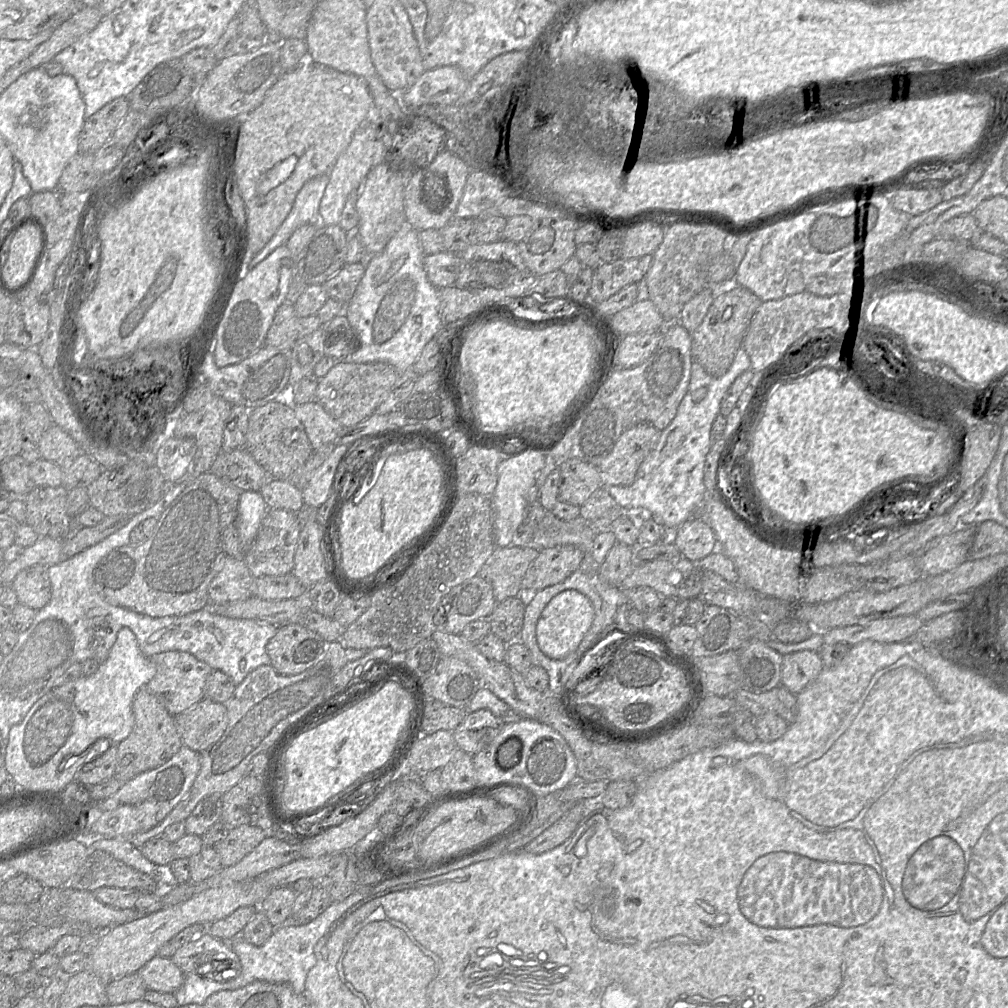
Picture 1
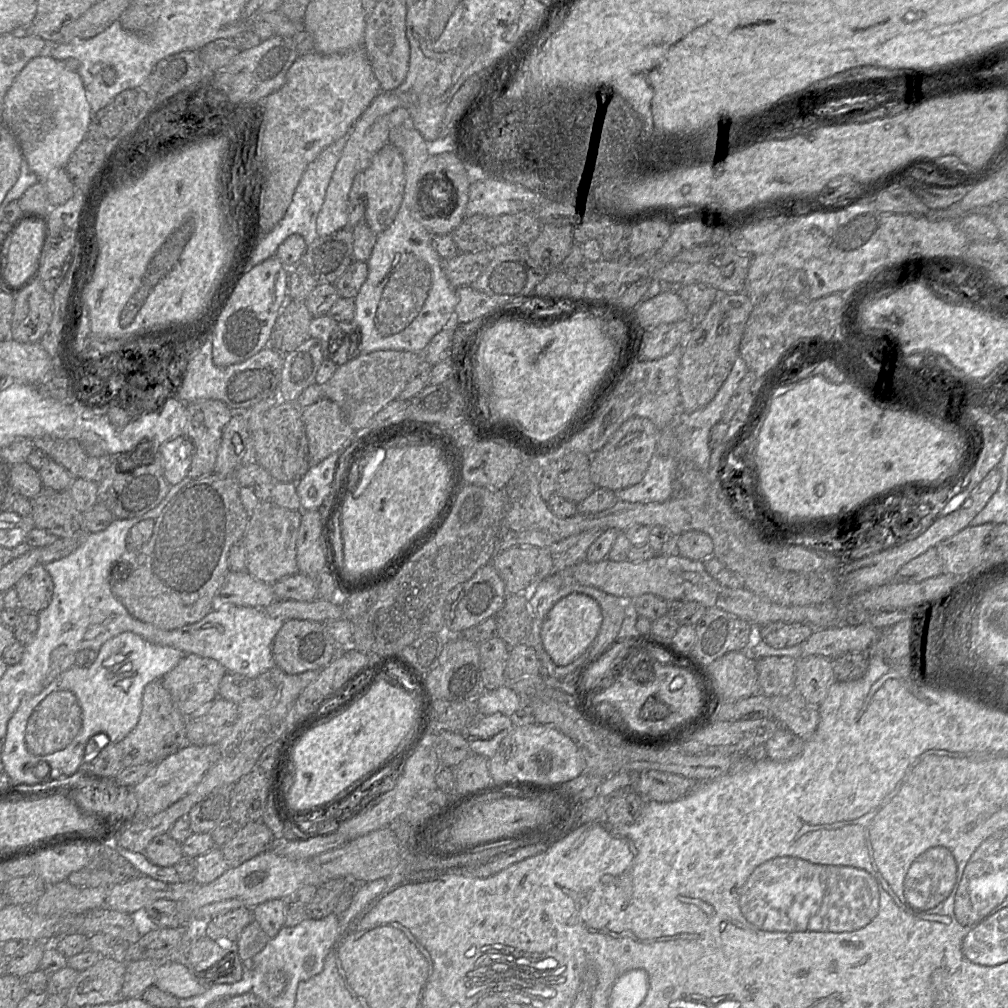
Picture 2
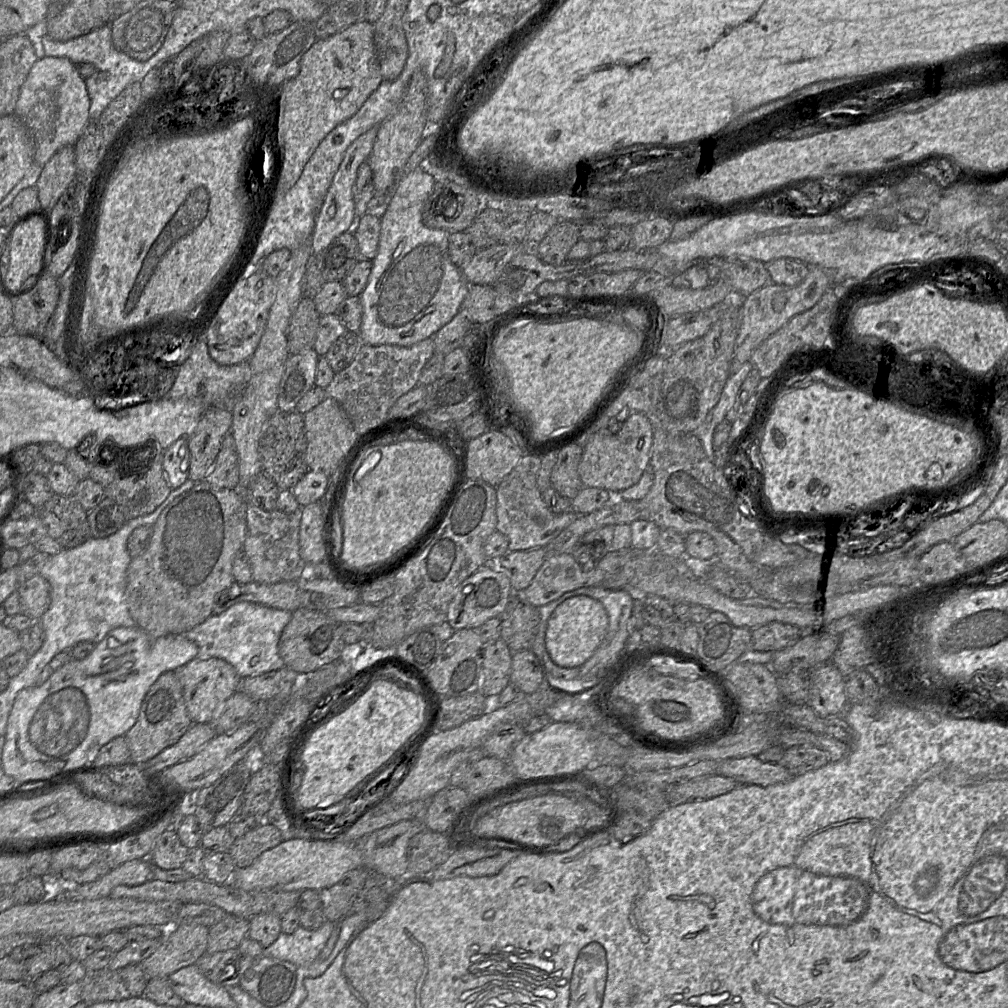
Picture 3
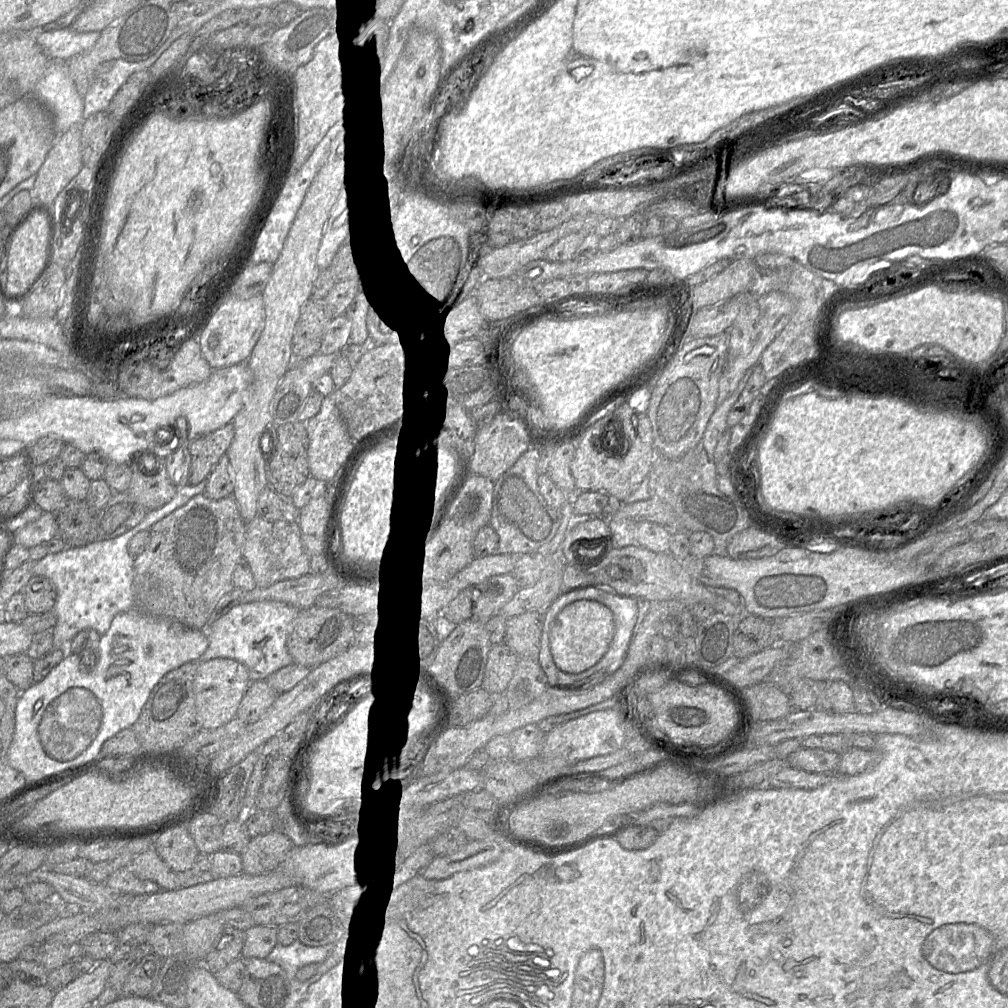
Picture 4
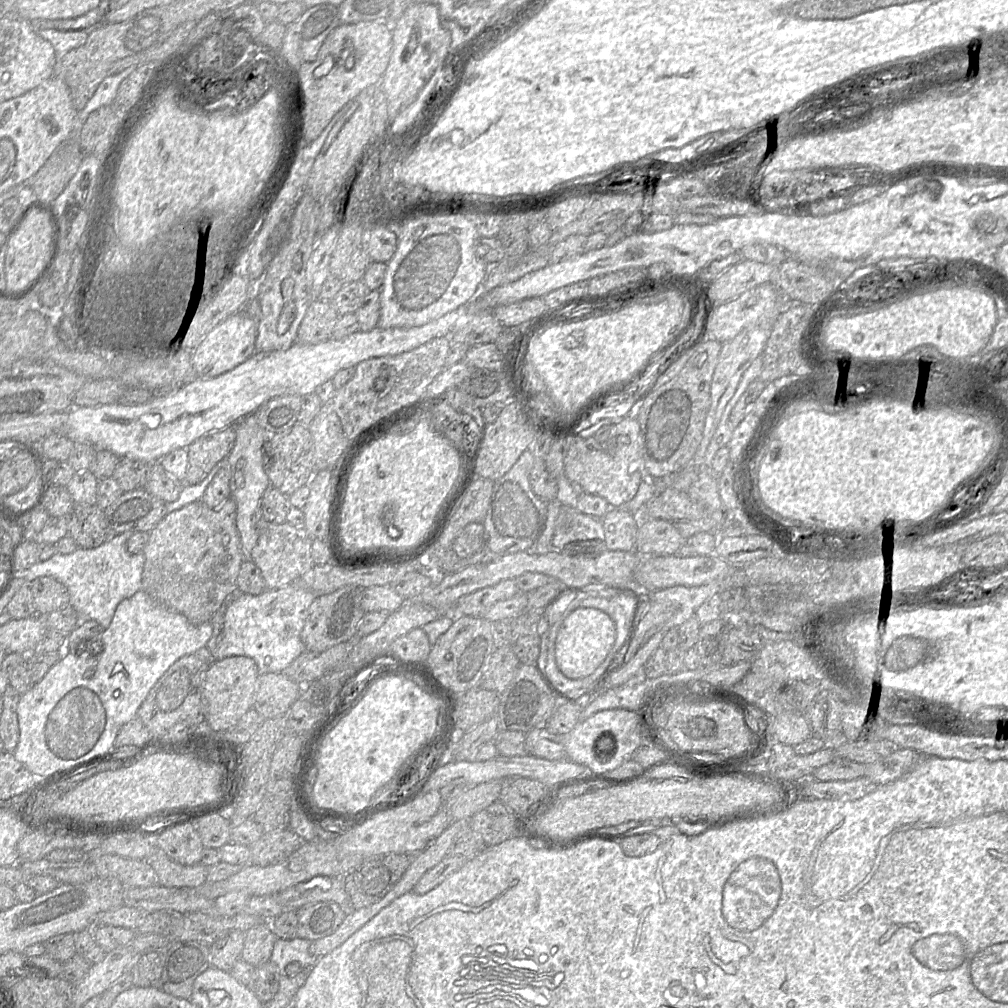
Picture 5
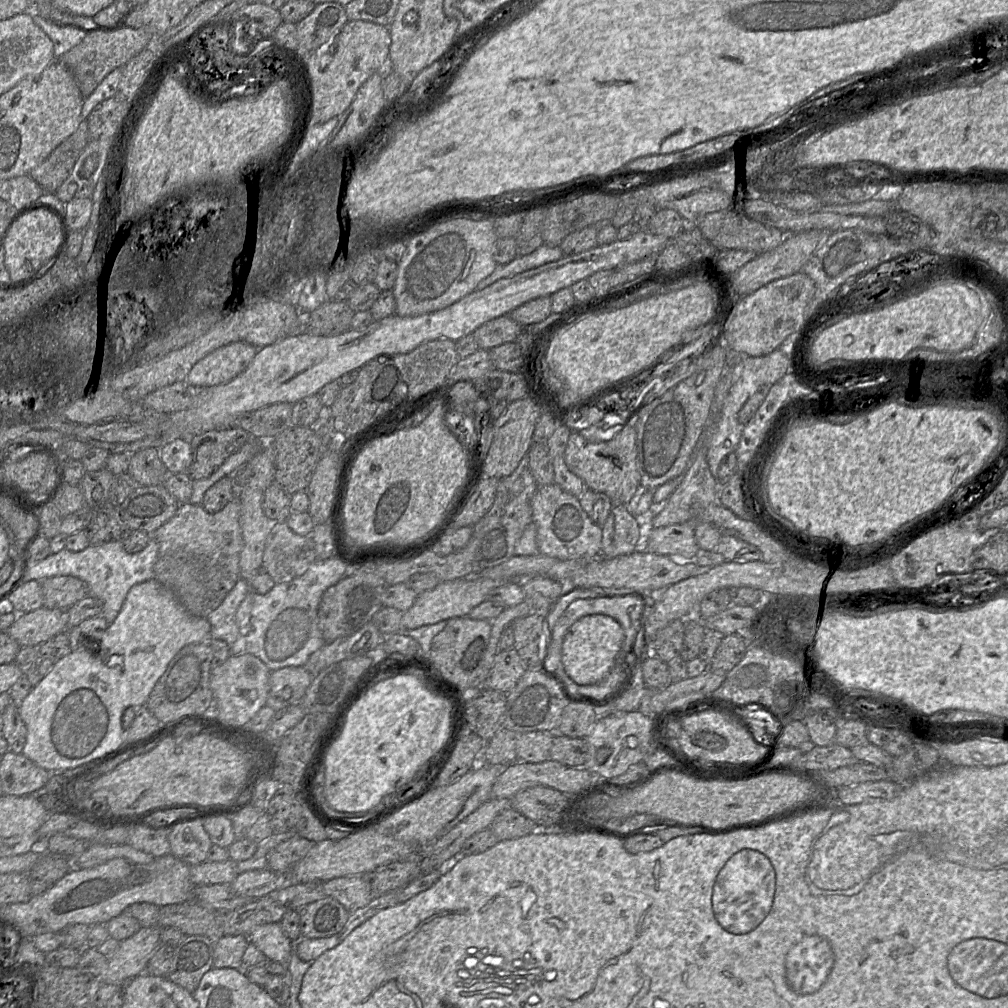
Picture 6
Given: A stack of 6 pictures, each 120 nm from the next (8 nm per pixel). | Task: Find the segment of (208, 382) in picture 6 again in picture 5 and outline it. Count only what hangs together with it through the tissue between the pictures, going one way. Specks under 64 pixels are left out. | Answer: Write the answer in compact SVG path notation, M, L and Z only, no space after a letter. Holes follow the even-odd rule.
M237 312L217 325L193 351L194 376L214 378L245 362L256 352L257 320L245 312Z

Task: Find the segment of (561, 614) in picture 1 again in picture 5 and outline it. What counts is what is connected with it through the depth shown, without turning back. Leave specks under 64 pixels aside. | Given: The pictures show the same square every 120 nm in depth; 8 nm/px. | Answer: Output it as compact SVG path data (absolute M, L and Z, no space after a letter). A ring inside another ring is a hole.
M581 607L571 612L562 622L555 641L555 661L568 679L582 679L591 675L606 659L616 638L616 627L605 612Z

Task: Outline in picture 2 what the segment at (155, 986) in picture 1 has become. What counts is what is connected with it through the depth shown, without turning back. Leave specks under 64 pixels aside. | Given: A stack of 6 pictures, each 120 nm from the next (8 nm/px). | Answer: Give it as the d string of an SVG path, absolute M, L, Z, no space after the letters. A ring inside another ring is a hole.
M166 962L156 970L155 985L178 999L200 995L208 988L198 980L184 962Z

